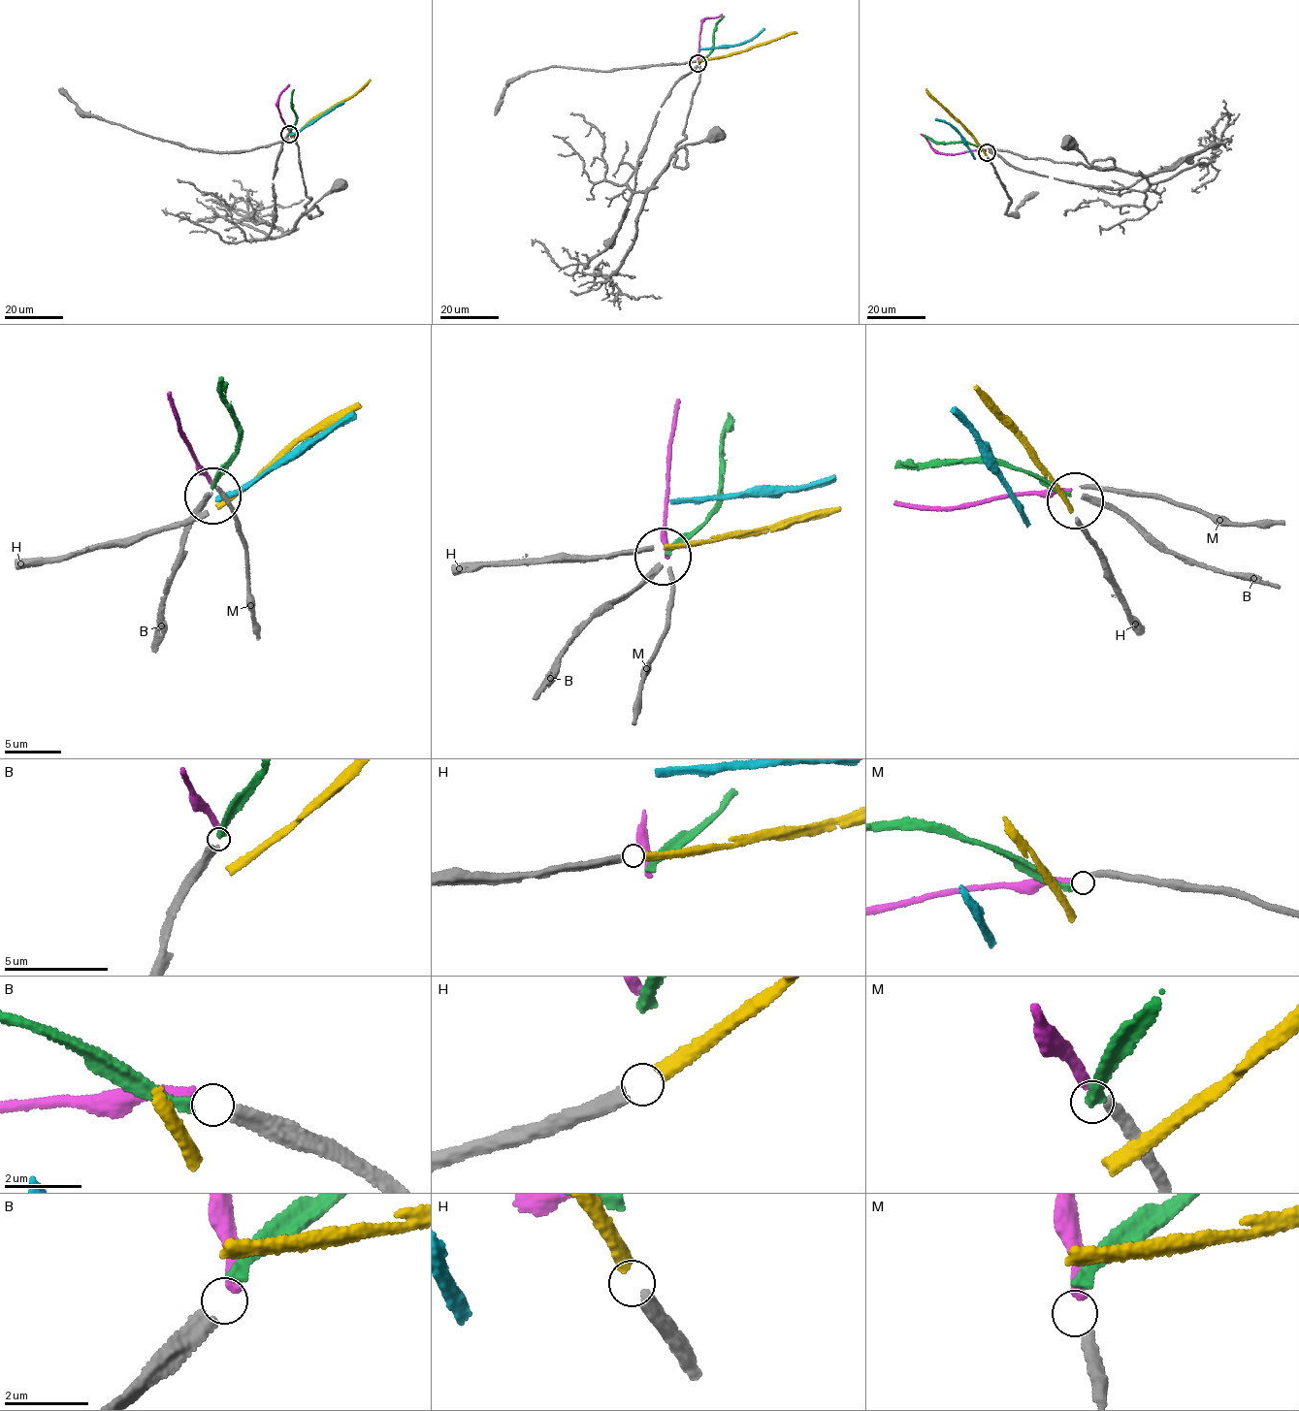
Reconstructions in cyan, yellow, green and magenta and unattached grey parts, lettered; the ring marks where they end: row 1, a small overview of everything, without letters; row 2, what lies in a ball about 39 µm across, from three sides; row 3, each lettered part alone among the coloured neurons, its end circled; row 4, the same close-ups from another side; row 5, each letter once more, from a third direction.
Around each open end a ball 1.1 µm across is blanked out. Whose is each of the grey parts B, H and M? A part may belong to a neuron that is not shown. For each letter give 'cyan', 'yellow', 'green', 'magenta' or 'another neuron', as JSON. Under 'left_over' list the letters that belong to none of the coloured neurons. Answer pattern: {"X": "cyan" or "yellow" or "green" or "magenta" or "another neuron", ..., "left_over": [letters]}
{"B": "another neuron", "H": "yellow", "M": "magenta", "left_over": ["B"]}

